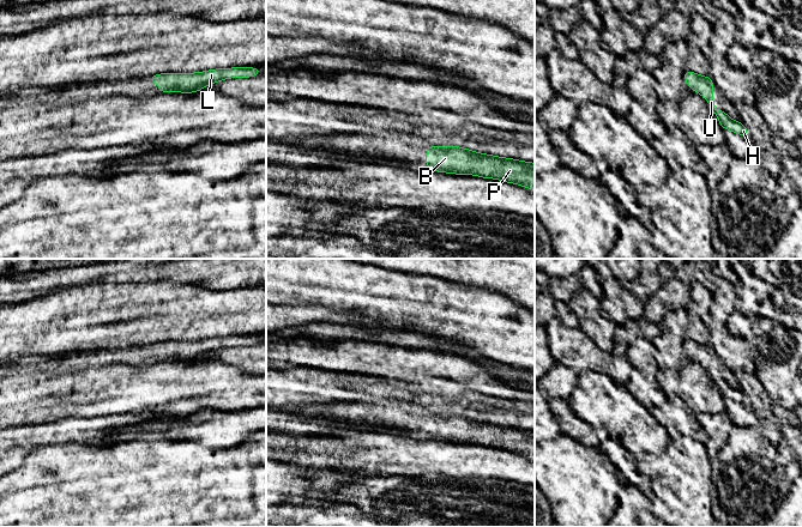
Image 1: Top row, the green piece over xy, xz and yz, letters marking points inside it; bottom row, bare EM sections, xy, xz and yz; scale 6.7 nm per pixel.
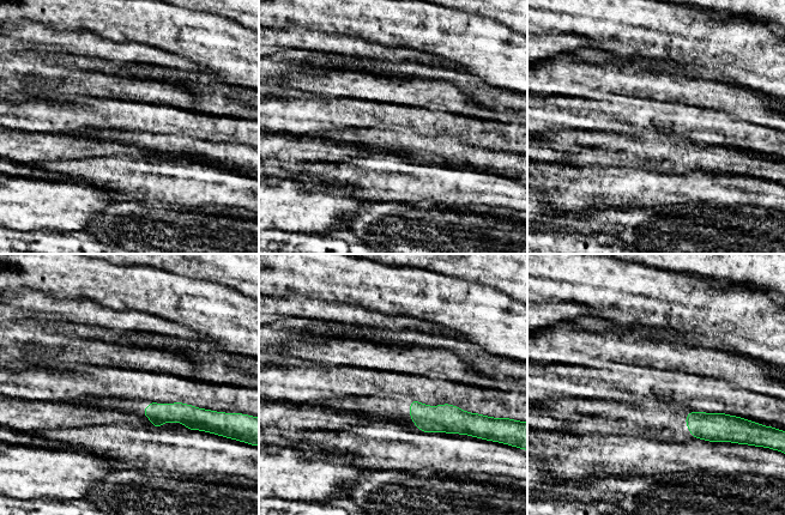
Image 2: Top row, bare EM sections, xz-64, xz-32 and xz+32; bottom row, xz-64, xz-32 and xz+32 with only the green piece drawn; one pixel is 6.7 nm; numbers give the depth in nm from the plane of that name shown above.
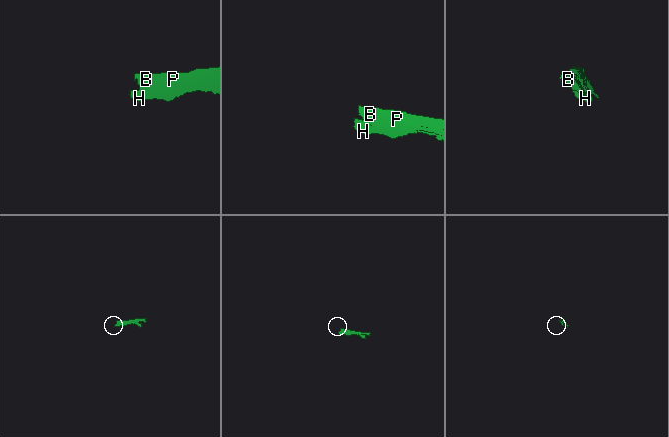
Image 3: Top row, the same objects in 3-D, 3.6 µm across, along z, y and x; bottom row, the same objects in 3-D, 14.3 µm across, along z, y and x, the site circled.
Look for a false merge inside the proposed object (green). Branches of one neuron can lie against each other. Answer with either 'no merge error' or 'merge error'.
no merge error

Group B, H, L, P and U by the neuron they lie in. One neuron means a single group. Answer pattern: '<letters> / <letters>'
B H L P U

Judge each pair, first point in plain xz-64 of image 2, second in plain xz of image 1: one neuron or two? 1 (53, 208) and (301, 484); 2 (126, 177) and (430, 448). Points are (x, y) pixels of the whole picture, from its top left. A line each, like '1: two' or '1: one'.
1: one
2: one

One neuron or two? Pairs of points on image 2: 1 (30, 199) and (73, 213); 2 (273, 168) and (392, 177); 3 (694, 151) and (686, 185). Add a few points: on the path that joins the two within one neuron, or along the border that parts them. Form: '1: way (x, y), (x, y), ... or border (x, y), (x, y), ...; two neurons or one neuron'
1: way (41, 205), (62, 206); one neuron
2: way (303, 170), (326, 175), (362, 175); one neuron
3: border (717, 173), (688, 170), (678, 174); two neurons

